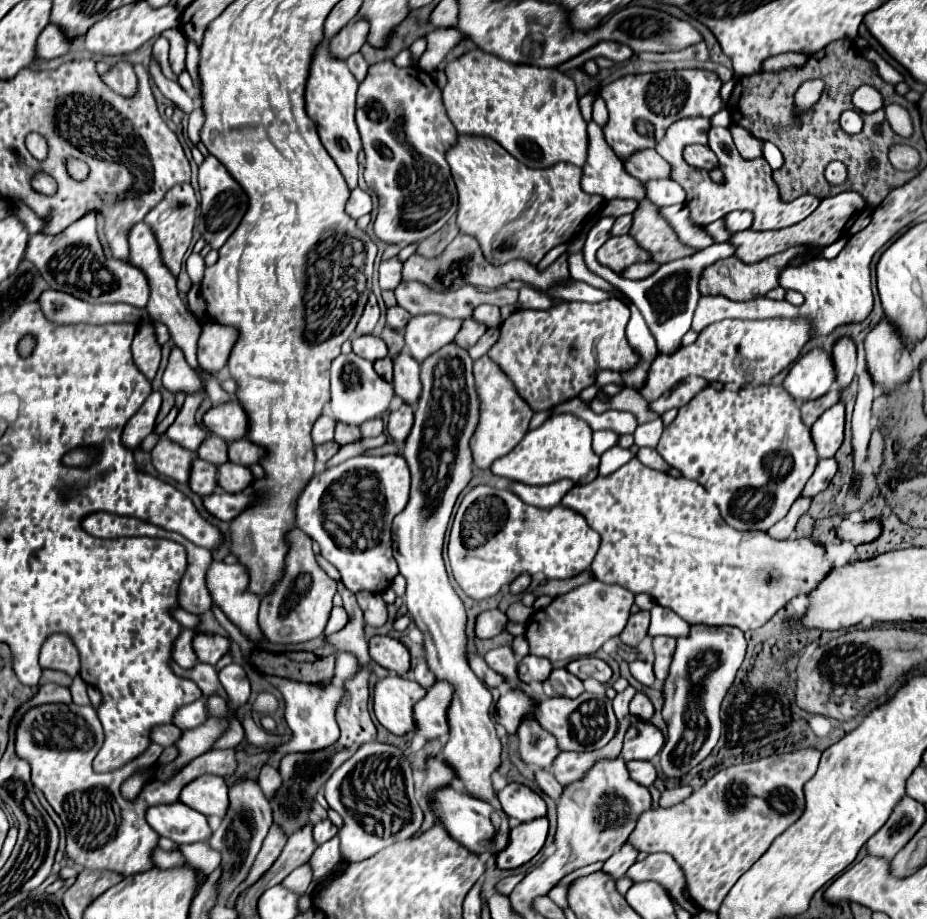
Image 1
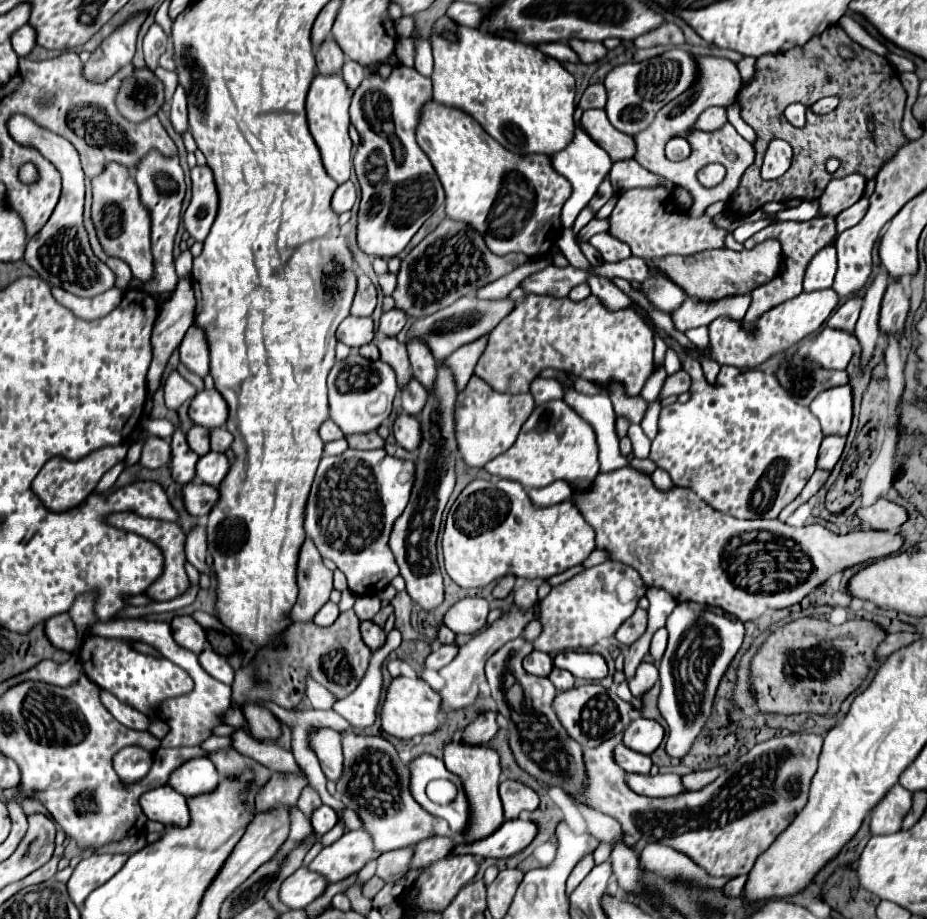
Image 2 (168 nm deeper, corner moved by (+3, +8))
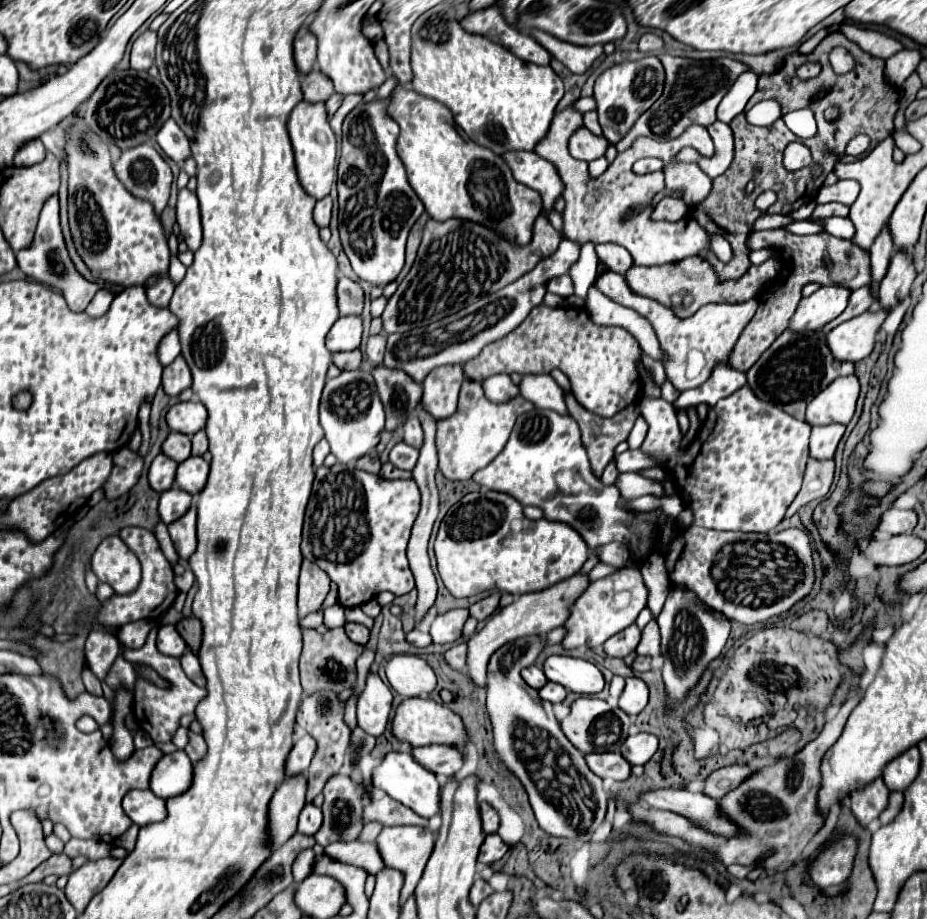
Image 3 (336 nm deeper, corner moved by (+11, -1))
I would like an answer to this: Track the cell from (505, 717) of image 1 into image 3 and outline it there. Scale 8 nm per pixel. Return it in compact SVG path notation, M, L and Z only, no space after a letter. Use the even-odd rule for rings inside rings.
M425 746L425 748L413 748L413 758L421 762L427 770L431 770L435 776L453 776L463 766L463 756L453 746Z

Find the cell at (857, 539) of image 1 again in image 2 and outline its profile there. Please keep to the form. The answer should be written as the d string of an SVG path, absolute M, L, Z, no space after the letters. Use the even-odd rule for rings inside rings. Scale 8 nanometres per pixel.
M879 499L877 503L873 503L869 507L857 509L855 517L857 517L857 523L861 529L871 527L871 529L881 529L881 531L895 531L905 523L907 513L903 507L899 507L891 501Z

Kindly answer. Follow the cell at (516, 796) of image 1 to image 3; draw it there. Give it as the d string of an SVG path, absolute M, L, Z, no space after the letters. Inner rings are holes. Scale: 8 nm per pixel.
M481 802L479 810L481 810L481 828L483 828L483 832L485 834L495 834L497 828L499 828L499 814L487 802Z

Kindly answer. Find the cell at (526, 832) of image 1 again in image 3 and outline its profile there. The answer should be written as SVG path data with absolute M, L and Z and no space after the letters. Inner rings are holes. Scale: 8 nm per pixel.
M489 834L489 836L485 836L485 842L481 844L479 862L481 864L493 864L493 862L501 860L507 850L509 850L509 846L501 840L499 834Z

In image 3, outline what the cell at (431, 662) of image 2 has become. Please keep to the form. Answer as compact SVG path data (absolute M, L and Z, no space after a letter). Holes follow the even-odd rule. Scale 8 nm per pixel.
M467 642L455 644L451 646L451 650L445 652L445 658L449 662L449 666L453 666L455 670L465 672L465 660L467 660Z

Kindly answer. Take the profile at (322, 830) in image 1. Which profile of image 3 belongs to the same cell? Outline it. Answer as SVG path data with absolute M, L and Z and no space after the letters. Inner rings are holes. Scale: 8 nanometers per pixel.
M305 804L305 808L299 814L299 832L313 836L321 828L321 822L321 808L317 808L315 804Z

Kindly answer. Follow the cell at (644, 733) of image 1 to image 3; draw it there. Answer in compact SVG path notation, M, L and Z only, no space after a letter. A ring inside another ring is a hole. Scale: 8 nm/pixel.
M639 732L635 736L629 736L625 740L625 744L621 746L621 754L623 758L635 766L635 764L645 764L651 760L651 756L657 752L657 736L647 734L647 732Z

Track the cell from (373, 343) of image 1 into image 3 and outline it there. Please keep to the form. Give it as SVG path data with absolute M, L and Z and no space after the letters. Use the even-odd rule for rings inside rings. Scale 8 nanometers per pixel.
M339 316L327 334L331 352L355 350L361 344L361 316Z

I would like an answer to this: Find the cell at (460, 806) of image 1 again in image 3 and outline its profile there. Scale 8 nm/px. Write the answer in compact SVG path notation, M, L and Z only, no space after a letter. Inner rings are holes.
M387 752L381 760L381 764L371 774L371 784L377 790L387 792L393 800L405 804L413 812L417 812L423 818L431 818L439 812L439 782L437 778L425 770L421 764L417 764L411 756L405 752Z

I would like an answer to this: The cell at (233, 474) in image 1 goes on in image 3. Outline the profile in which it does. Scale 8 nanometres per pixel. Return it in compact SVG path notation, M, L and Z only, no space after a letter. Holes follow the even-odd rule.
M191 456L189 460L179 462L175 474L175 486L189 494L199 494L207 482L207 474L209 474L209 464L203 458Z

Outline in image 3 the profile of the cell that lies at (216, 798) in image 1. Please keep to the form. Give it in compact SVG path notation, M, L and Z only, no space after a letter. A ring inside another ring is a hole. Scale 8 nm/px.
M175 750L173 754L163 754L161 760L155 764L149 788L153 794L161 796L163 800L183 794L193 778L191 760L183 750Z

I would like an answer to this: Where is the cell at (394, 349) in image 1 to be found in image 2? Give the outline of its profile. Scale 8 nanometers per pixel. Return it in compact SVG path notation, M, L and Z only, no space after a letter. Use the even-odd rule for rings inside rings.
M377 335L375 343L377 343L379 351L381 351L381 361L389 363L395 369L399 387L405 387L407 381L411 379L411 367L409 367L409 359L407 359L407 349L403 345L399 345L395 337L385 337L385 335Z

